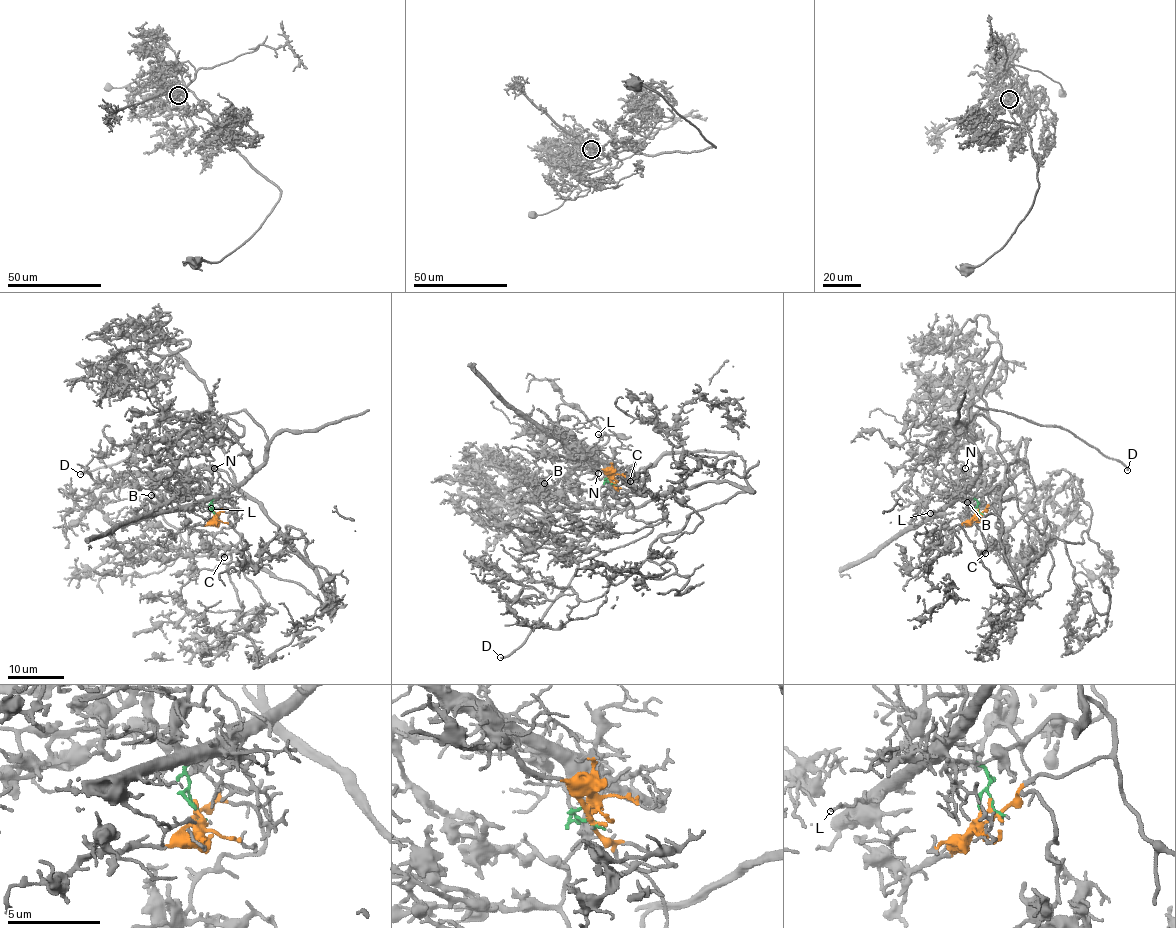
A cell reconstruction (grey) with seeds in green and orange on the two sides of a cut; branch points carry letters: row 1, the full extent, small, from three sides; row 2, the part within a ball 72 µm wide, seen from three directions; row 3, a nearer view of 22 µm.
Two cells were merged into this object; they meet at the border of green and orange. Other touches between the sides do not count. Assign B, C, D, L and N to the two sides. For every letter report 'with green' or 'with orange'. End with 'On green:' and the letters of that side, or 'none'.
B: with orange
C: with orange
D: with green
L: with green
N: with green
On green: D, L, N

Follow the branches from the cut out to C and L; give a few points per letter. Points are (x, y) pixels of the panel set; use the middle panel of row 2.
C: (610, 477), (615, 487), (637, 495), (618, 498), (631, 489), (630, 481)
L: (610, 477), (605, 480), (600, 463), (589, 449), (599, 439), (598, 434)

